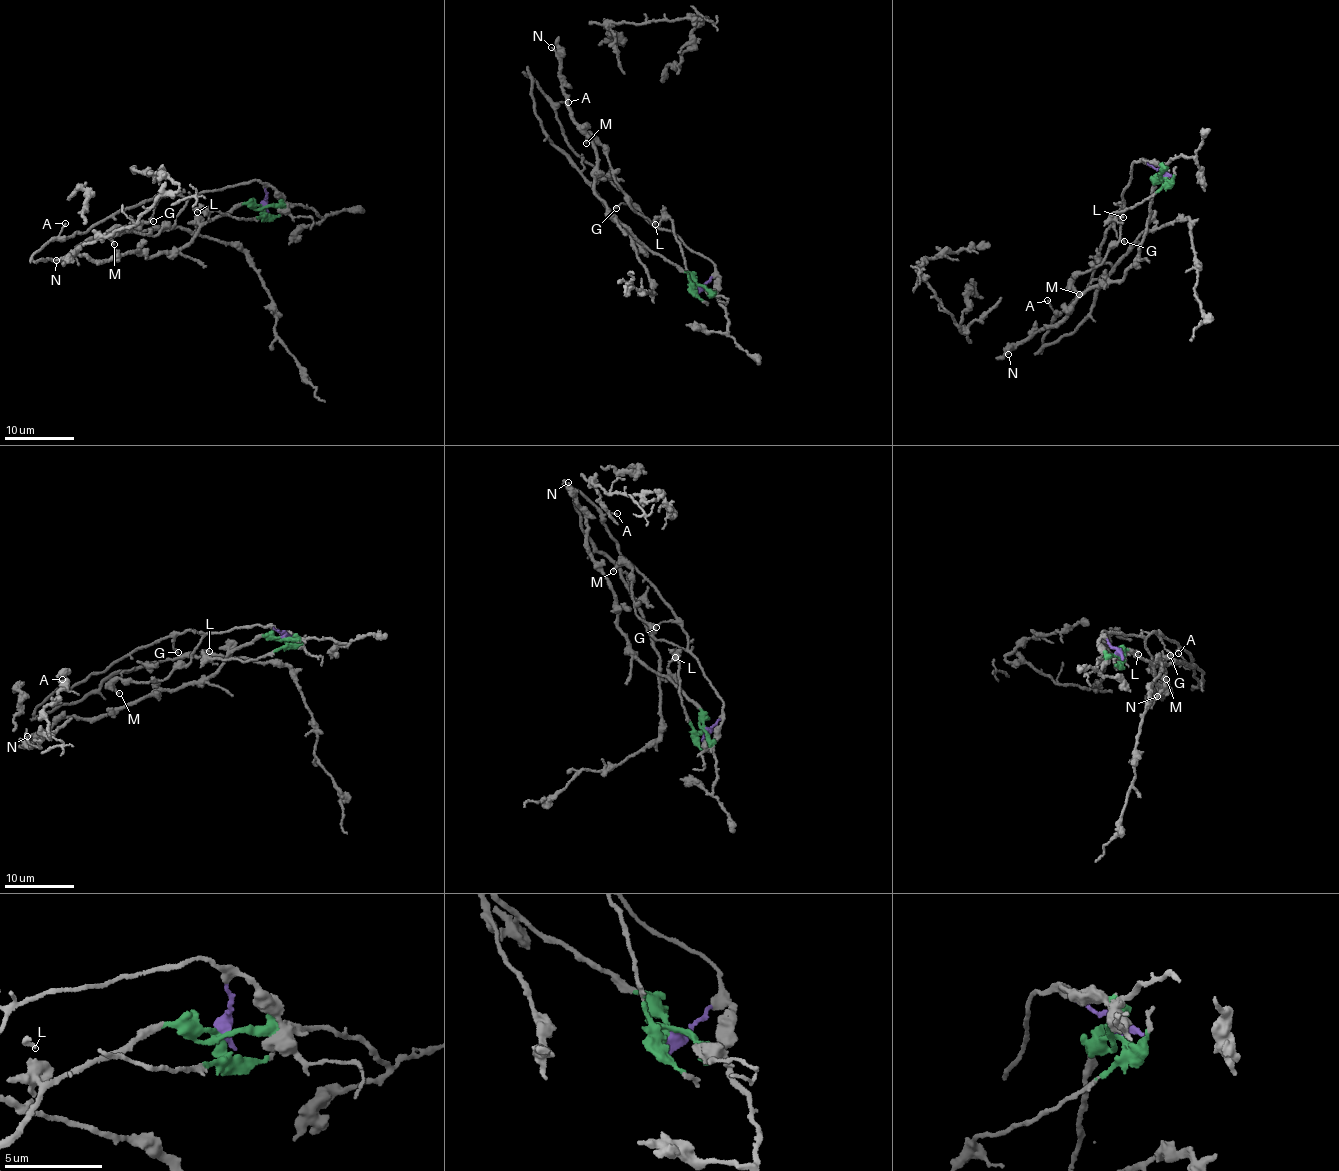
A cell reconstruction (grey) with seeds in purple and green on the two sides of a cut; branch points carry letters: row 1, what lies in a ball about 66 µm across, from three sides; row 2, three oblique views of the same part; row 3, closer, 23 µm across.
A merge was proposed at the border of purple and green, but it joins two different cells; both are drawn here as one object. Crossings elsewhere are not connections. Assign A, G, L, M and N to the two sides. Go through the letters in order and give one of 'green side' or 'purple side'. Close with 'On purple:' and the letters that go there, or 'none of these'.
A: purple side
G: purple side
L: green side
M: purple side
N: green side
On purple: A, G, M

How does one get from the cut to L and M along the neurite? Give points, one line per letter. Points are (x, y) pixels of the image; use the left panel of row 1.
L: (263, 207), (264, 215), (245, 219), (195, 209), (197, 211)
M: (263, 207), (259, 181), (206, 190), (186, 199), (174, 223), (152, 236), (121, 227), (114, 231), (114, 245)

